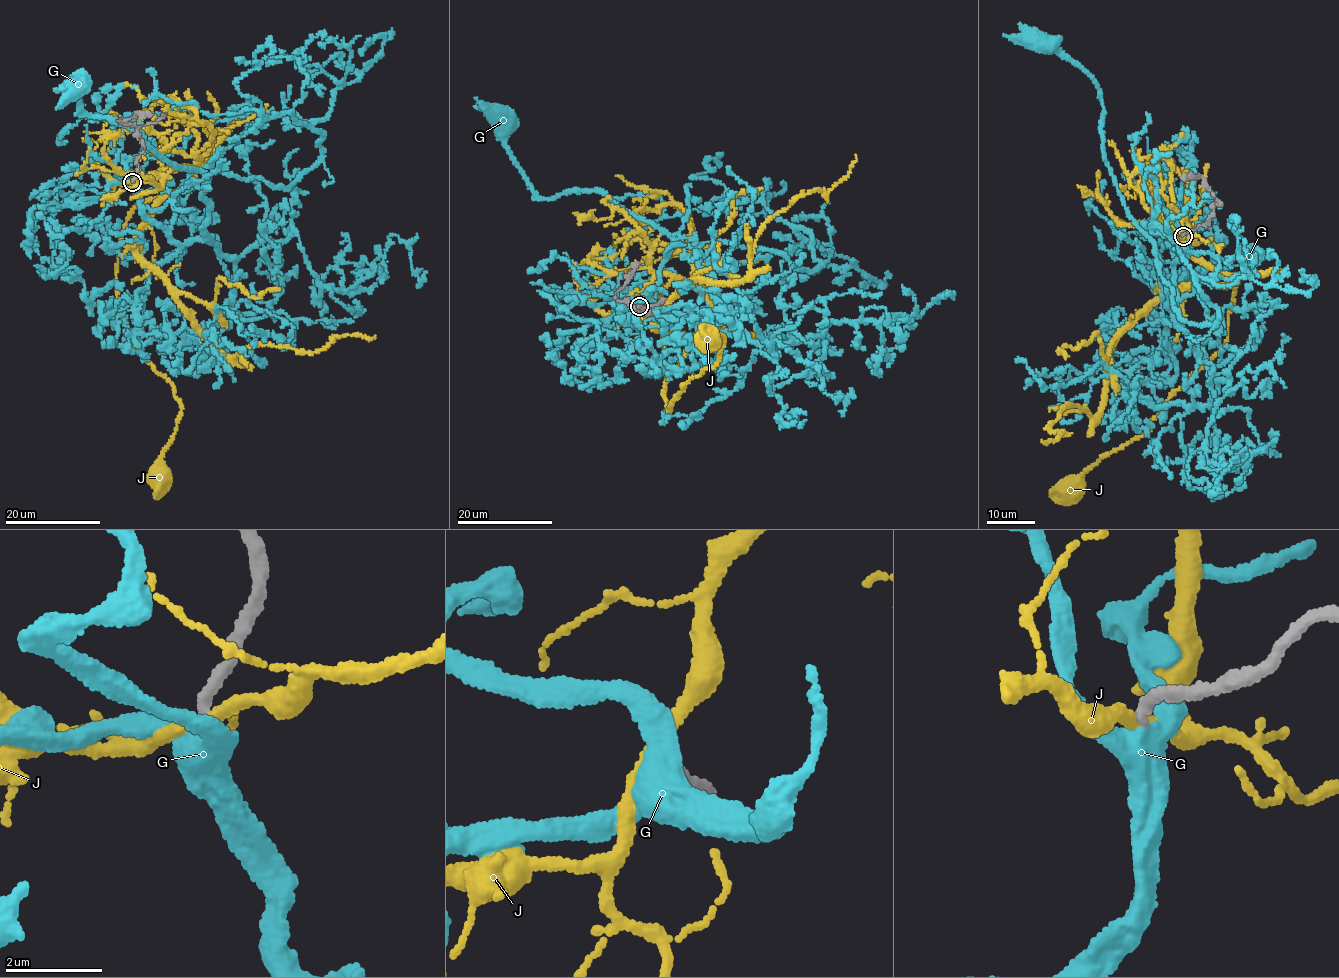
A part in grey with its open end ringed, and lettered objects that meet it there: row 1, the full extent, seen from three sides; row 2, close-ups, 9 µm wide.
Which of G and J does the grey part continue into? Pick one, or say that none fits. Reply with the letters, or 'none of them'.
G

